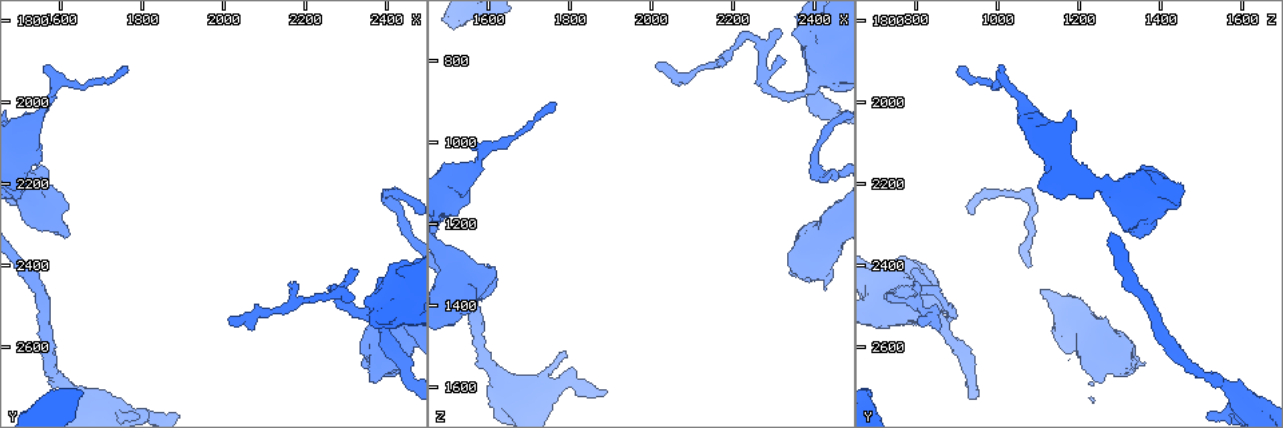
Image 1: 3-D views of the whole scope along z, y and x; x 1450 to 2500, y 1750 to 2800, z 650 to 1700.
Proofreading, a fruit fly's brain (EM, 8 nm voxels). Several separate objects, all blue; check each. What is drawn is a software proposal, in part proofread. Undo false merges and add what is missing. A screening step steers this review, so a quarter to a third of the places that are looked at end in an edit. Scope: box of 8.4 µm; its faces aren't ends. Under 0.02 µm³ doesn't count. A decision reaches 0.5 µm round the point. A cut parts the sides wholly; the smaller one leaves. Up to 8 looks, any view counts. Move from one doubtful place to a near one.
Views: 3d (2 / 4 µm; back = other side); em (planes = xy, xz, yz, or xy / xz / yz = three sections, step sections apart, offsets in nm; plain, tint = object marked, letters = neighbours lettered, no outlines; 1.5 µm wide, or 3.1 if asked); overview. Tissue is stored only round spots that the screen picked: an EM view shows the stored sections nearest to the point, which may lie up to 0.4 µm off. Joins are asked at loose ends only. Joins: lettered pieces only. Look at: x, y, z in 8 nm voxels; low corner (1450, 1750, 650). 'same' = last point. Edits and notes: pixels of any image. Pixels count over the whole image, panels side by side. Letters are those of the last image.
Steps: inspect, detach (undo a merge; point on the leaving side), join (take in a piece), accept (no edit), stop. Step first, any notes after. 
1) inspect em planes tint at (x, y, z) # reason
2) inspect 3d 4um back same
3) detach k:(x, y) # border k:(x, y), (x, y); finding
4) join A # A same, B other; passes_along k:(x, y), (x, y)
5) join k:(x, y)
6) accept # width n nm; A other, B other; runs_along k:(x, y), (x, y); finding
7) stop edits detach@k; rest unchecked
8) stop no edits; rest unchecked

inspect 3d 2um at (2175, 2445, 795) # thin end

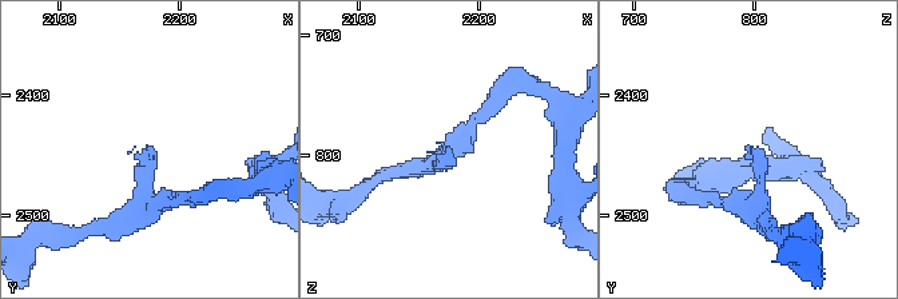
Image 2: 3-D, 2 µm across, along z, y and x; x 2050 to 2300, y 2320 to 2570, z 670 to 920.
inspect em yz step 4 tint at (2174, 2444, 796) # need the tissue

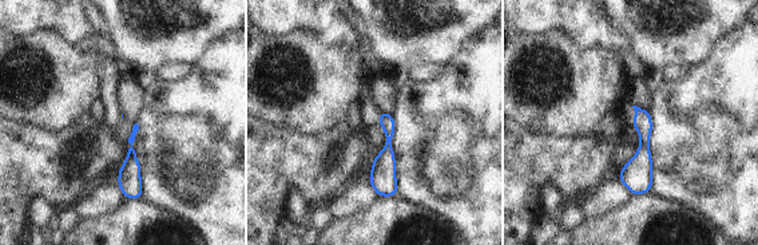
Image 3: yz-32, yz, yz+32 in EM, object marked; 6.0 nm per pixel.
inspect em planes letters same # cut it another way

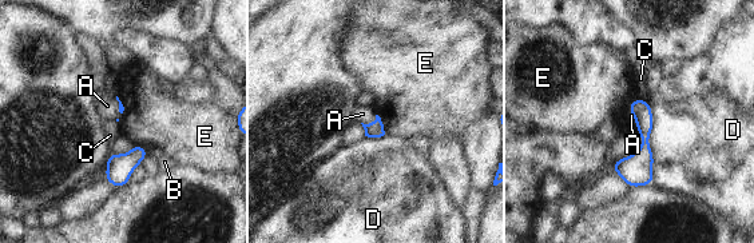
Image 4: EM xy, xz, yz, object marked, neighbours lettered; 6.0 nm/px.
join A # A same, B other, C other, D other, E other; passes_along 4:(376, 128), (372, 122), (362, 114); the neuron continues

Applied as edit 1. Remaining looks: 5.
inspect 3d 4um at (2400, 2525, 855) # sudden change in width

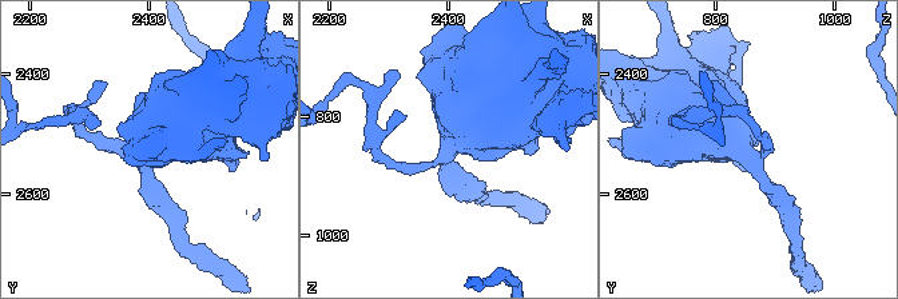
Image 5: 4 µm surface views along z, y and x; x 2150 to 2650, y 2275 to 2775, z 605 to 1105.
inspect em planes letters at (2405, 2535, 855) # need the tissue

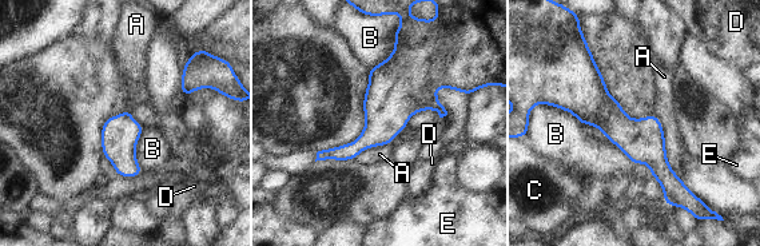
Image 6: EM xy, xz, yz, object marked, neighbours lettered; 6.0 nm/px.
accept # A other, B other, C other, D other, E other; runs_along 6:(558, 96), (585, 96), (677, 183); all the same neuron

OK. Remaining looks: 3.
inspect 3d 2um at (1555, 1910, 1010) # tapers out

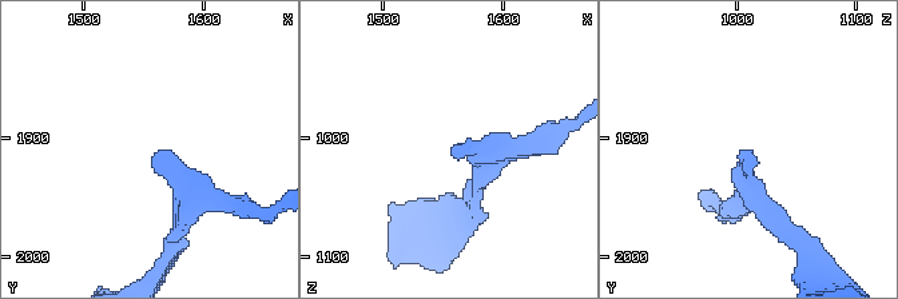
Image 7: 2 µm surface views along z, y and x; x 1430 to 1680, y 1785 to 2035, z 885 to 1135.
inspect em planes letters at (1560, 1916, 1012)

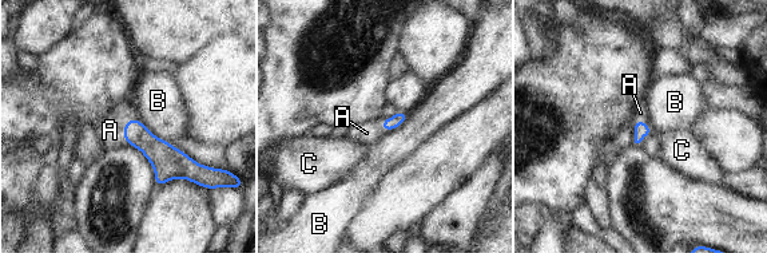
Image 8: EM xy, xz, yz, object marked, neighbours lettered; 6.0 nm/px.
join A # width 80 nm; A same, B other, C other; passes_along 8:(157, 151), (123, 127), (110, 130); it goes on there

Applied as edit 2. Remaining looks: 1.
stop edits join@4, join@8; rest unchecked

